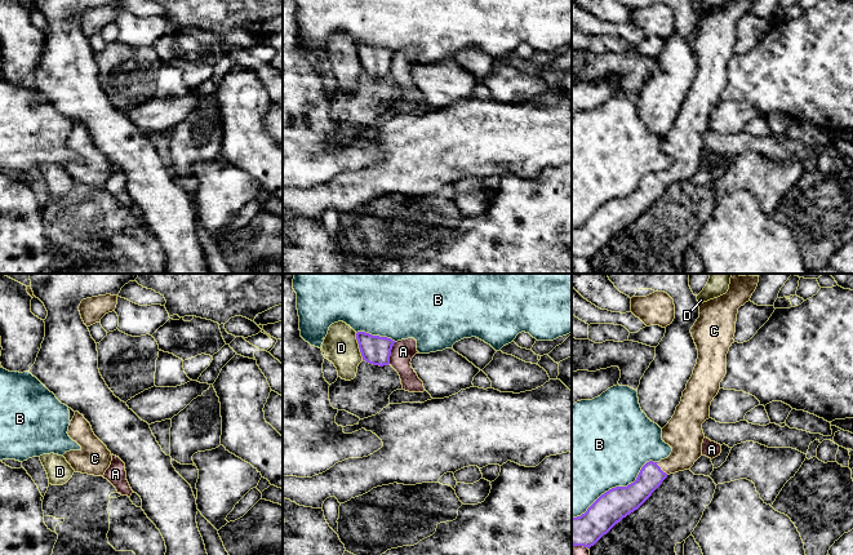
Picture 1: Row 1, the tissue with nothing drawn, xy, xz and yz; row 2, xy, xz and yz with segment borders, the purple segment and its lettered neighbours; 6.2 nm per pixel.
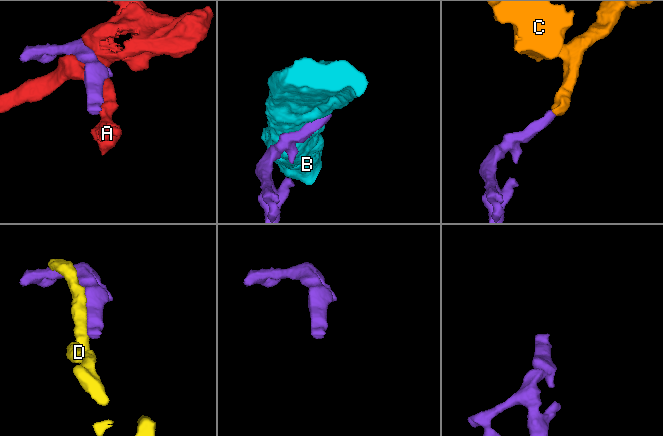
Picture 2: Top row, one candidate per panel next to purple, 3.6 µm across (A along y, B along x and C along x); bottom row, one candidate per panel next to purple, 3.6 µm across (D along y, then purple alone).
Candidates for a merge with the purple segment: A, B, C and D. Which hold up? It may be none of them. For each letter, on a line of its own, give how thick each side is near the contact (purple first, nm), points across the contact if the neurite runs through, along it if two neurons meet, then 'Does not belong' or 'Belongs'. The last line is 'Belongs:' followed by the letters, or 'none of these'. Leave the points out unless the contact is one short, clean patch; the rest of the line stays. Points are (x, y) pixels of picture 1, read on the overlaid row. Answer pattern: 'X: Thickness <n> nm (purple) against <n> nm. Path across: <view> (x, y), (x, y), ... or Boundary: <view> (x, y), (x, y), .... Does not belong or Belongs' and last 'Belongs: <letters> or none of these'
A: Thickness 180 nm (purple) against 140 nm. Does not belong
B: Thickness 200 nm (purple) against 500 nm. Does not belong
C: Thickness 160 nm (purple) against 220 nm. Path across: yz (651, 476), (660, 469), (685, 447), (685, 438). Belongs
D: Thickness 180 nm (purple) against 220 nm. Does not belong
Belongs: C

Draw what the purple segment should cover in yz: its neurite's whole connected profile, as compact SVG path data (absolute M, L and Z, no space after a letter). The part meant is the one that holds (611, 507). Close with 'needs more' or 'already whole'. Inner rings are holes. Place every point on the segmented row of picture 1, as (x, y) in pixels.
M732 275L729 289L725 294L699 303L699 318L690 329L698 350L697 364L693 374L683 391L681 401L675 414L662 429L662 440L672 448L671 454L659 462L647 462L636 480L627 487L616 487L601 494L585 514L572 518L572 545L590 549L607 534L623 518L637 510L652 493L670 475L690 470L702 456L705 434L702 423L710 418L710 405L720 390L720 382L727 374L727 354L734 343L738 308L750 301L759 283L759 276Z | needs more

